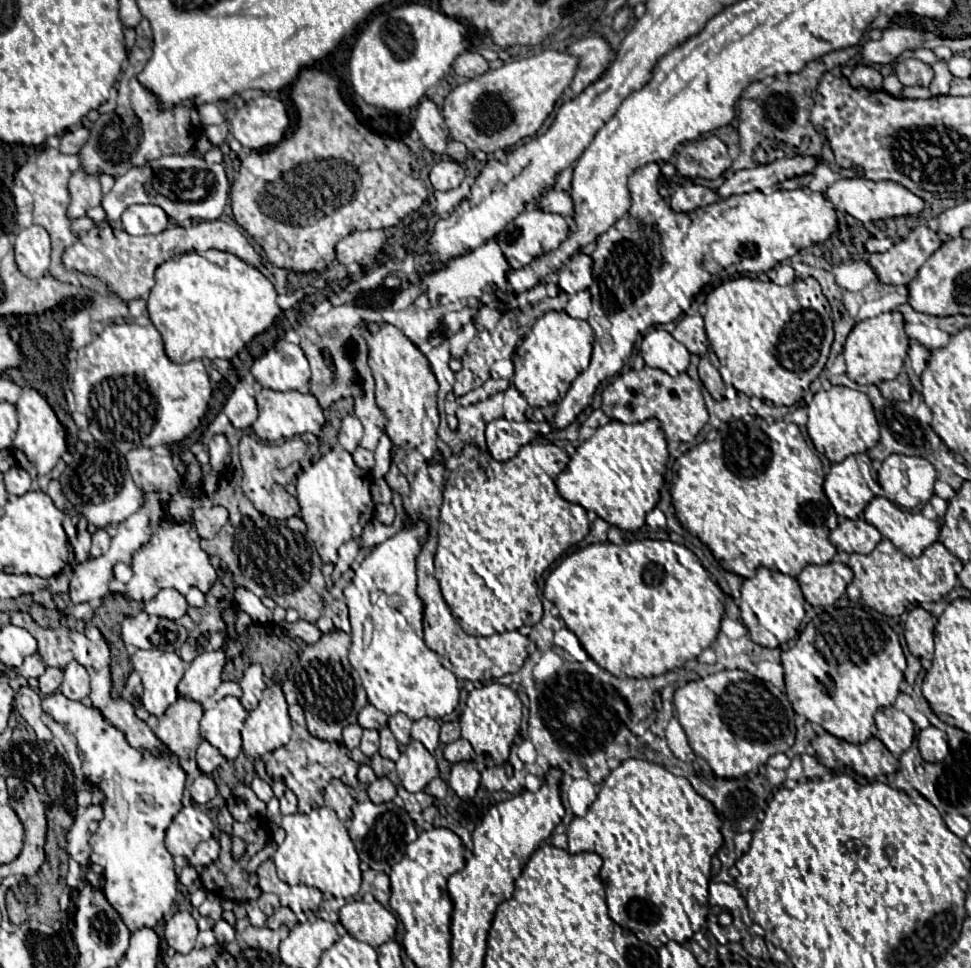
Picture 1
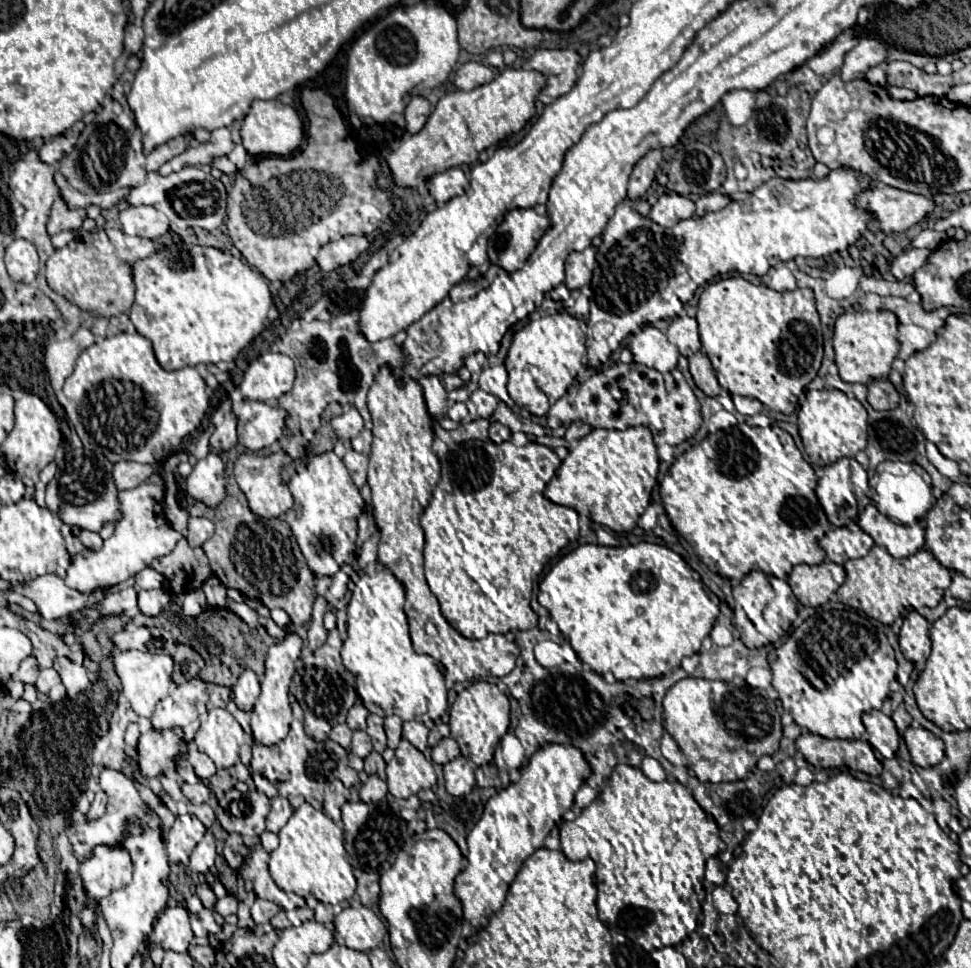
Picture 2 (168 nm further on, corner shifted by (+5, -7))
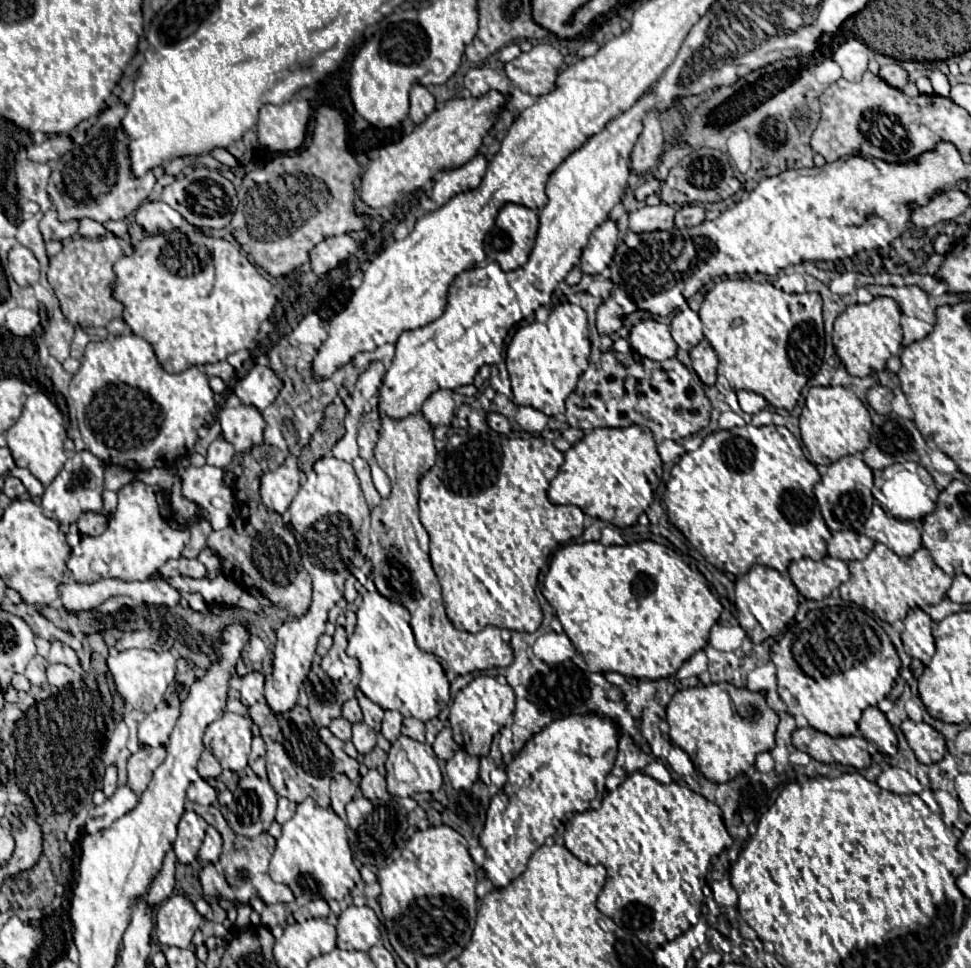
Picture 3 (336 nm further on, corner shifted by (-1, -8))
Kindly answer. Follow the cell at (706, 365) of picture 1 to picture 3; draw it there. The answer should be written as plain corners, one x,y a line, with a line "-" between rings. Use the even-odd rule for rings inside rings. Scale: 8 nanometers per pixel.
703,339
697,347
691,349
691,363
693,363
693,369
699,375
699,379
707,387
713,387
717,381
717,355
715,355
713,347
709,345
709,341

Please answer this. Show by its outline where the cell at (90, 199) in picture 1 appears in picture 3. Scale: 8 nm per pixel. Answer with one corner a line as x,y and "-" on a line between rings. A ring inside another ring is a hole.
49,209
43,219
41,219
41,225
39,225
45,241
51,241
51,239
69,239
71,235
77,233
79,229
79,221
67,221
67,223
61,223
57,219
57,211
55,209

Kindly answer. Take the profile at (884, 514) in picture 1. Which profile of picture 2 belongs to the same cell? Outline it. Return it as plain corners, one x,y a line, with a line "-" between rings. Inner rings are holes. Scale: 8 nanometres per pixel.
873,504
859,514
859,528
865,530
877,546
887,548
893,558
907,558
925,544
925,530
921,522
913,526
897,524
883,516

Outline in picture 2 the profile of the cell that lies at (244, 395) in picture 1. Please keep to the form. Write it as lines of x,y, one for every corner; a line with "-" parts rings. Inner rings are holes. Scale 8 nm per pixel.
227,412
223,424
219,424
219,426
215,428
215,432
213,432
211,440
209,440
211,448
213,448
215,452
225,452
225,450
229,450
231,446
235,446
235,444
237,444
237,432
235,432
235,428
237,428
237,426
235,426
235,416
233,416
231,412

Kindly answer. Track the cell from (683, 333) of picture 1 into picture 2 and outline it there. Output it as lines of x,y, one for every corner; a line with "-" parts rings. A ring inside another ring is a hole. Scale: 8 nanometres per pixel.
679,316
669,324
667,330
667,338
671,344
677,346
677,350
683,356
691,356
701,348
701,340
699,340
699,330
697,330
697,320
689,318
689,316

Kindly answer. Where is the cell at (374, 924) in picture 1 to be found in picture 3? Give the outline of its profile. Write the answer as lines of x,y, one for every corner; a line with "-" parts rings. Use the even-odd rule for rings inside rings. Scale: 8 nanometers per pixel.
347,907
339,915
337,939
343,941
349,949
369,951
377,943
381,943
381,923
371,907

